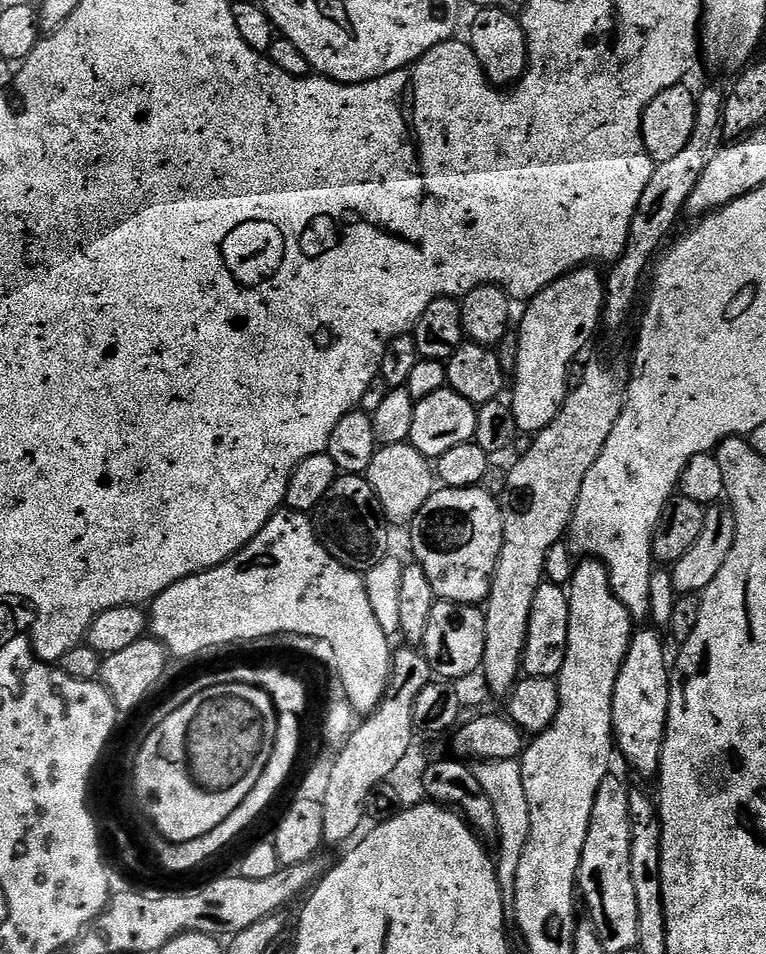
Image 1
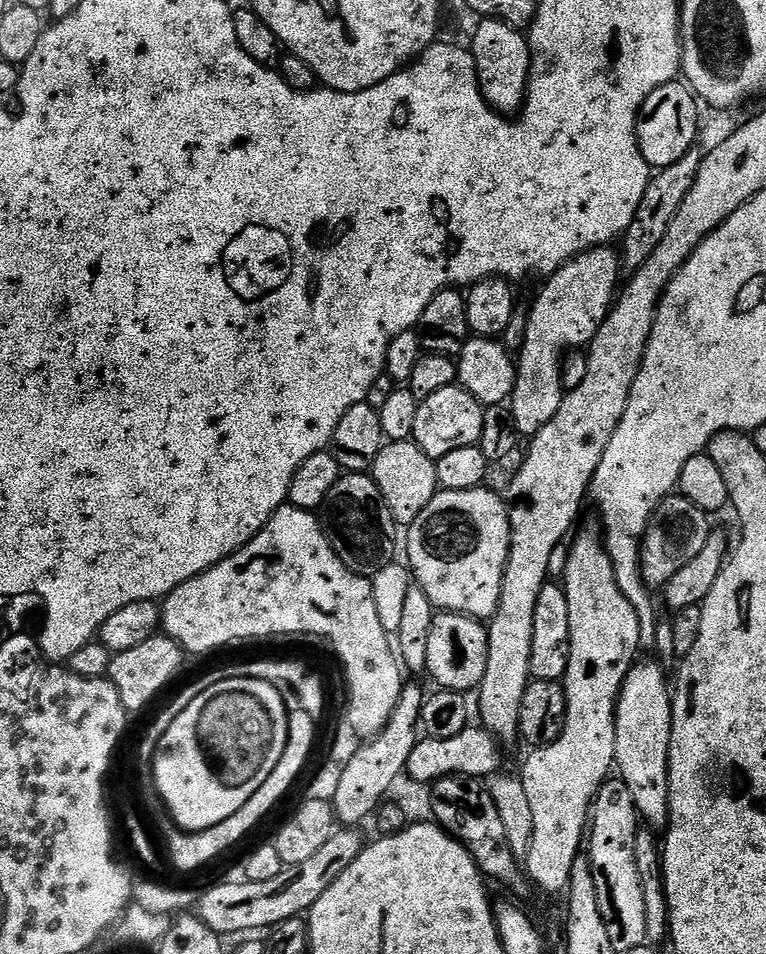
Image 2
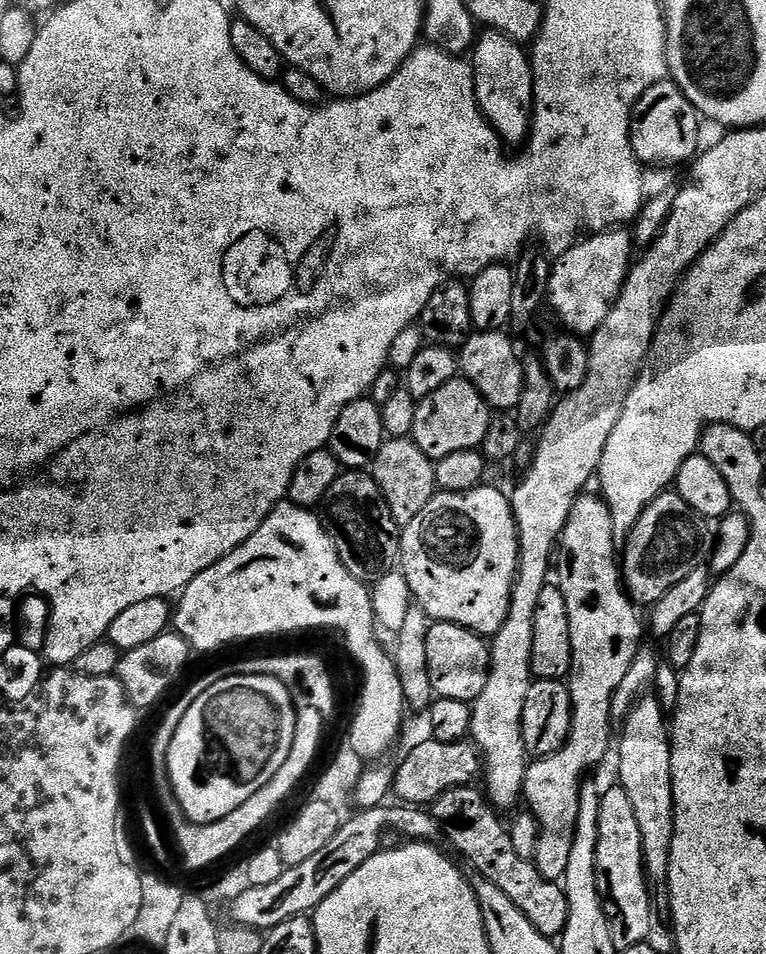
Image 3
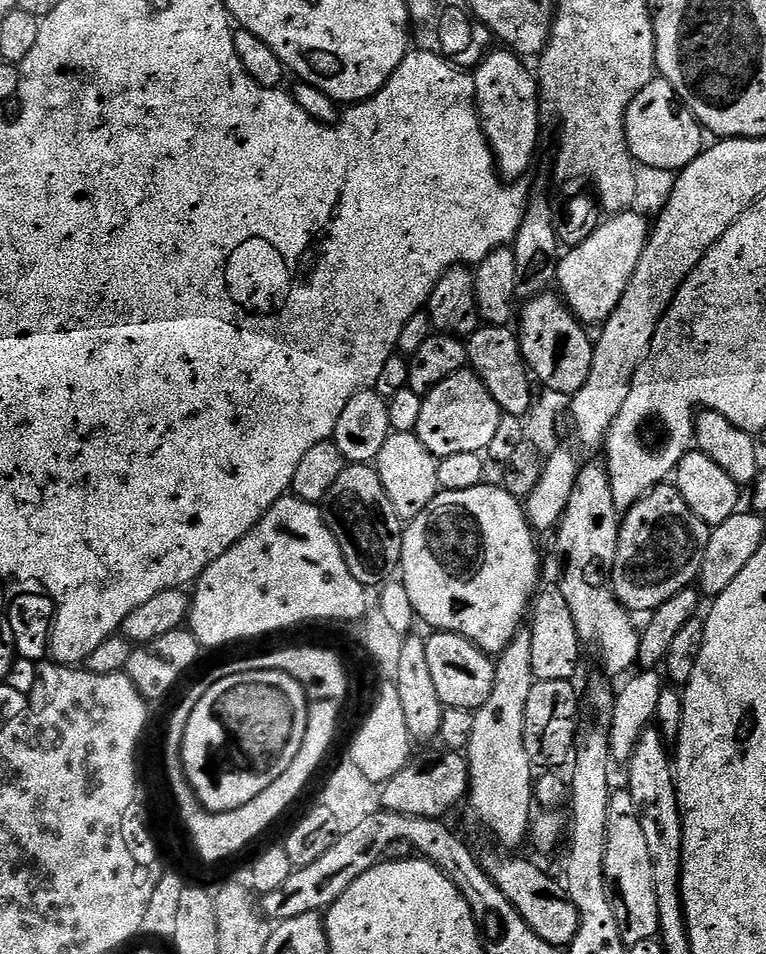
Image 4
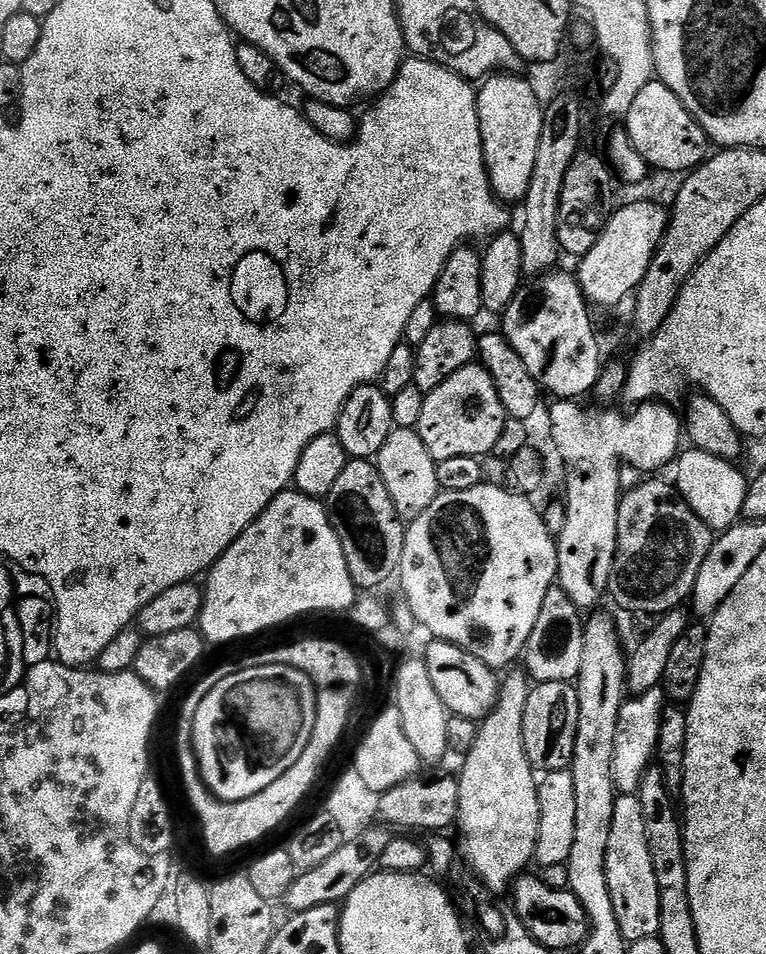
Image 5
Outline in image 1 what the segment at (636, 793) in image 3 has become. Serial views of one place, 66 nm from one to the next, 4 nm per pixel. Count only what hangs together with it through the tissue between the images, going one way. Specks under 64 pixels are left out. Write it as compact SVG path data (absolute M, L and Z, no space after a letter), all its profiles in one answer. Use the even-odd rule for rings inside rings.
M647 626L633 631L630 650L622 662L618 682L614 682L612 699L612 726L614 744L628 764L640 776L655 777L660 771L662 746L666 734L666 722L670 710L670 656L664 653L664 640L655 627ZM660 635L660 636L659 636ZM668 660L668 664L667 664Z

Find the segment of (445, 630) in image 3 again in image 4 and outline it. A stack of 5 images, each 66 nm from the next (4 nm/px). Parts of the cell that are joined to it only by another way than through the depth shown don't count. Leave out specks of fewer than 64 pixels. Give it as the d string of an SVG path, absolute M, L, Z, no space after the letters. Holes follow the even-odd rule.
M436 630L431 635L426 639L426 662L430 665L430 679L434 681L440 701L445 708L475 710L482 707L494 686L496 666L493 657L457 632Z

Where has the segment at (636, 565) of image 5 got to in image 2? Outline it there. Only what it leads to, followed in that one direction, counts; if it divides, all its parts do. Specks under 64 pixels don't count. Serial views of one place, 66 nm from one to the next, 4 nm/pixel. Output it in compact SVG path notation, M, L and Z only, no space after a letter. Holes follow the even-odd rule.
M679 494L666 496L664 501L654 510L648 519L646 534L640 542L640 577L649 589L660 590L682 566L686 566L706 546L706 538L710 531L709 513L703 512L694 502Z

